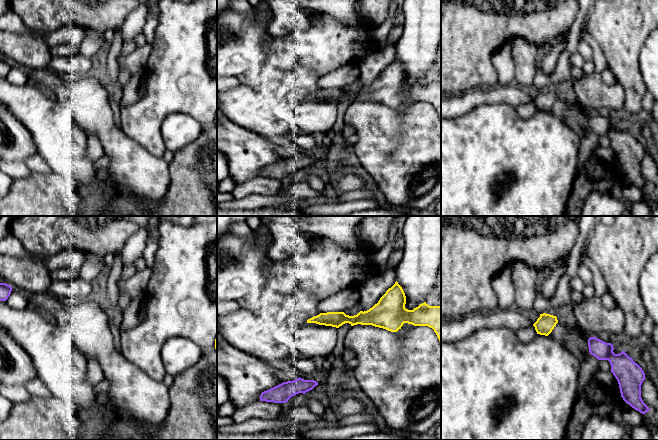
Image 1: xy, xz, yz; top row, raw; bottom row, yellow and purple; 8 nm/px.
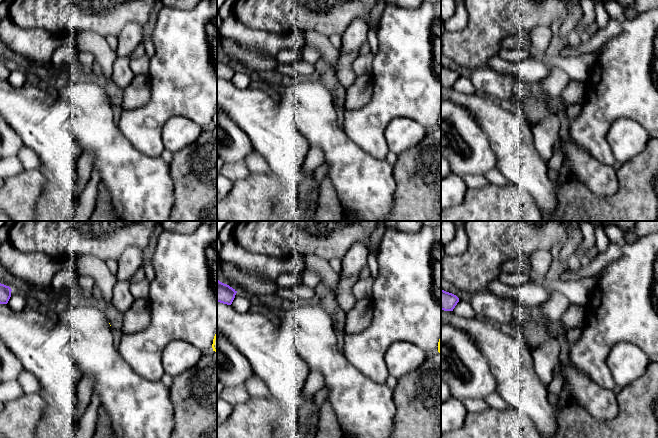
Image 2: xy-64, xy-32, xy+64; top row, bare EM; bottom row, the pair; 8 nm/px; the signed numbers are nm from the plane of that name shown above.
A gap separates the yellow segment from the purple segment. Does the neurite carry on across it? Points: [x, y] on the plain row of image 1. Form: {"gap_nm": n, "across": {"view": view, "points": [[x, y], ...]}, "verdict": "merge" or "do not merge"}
{"gap_nm": 280, "across": {"view": "yz", "points": [[557, 98], [588, 115]]}, "verdict": "do not merge"}

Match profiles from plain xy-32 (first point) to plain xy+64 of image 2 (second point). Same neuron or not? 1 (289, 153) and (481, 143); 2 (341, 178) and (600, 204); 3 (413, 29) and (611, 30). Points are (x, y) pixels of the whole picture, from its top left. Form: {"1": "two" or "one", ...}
{"1": "two", "2": "two", "3": "two"}

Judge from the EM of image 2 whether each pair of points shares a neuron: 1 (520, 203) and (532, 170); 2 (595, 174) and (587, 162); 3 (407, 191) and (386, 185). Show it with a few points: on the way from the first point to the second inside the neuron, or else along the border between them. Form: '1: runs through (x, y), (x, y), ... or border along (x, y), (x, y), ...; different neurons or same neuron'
1: border along (509, 182), (524, 189), (533, 198), (538, 209); different neurons
2: runs through (592, 171), (587, 165); same neuron
3: border along (393, 167), (395, 197), (393, 207), (390, 210); different neurons

